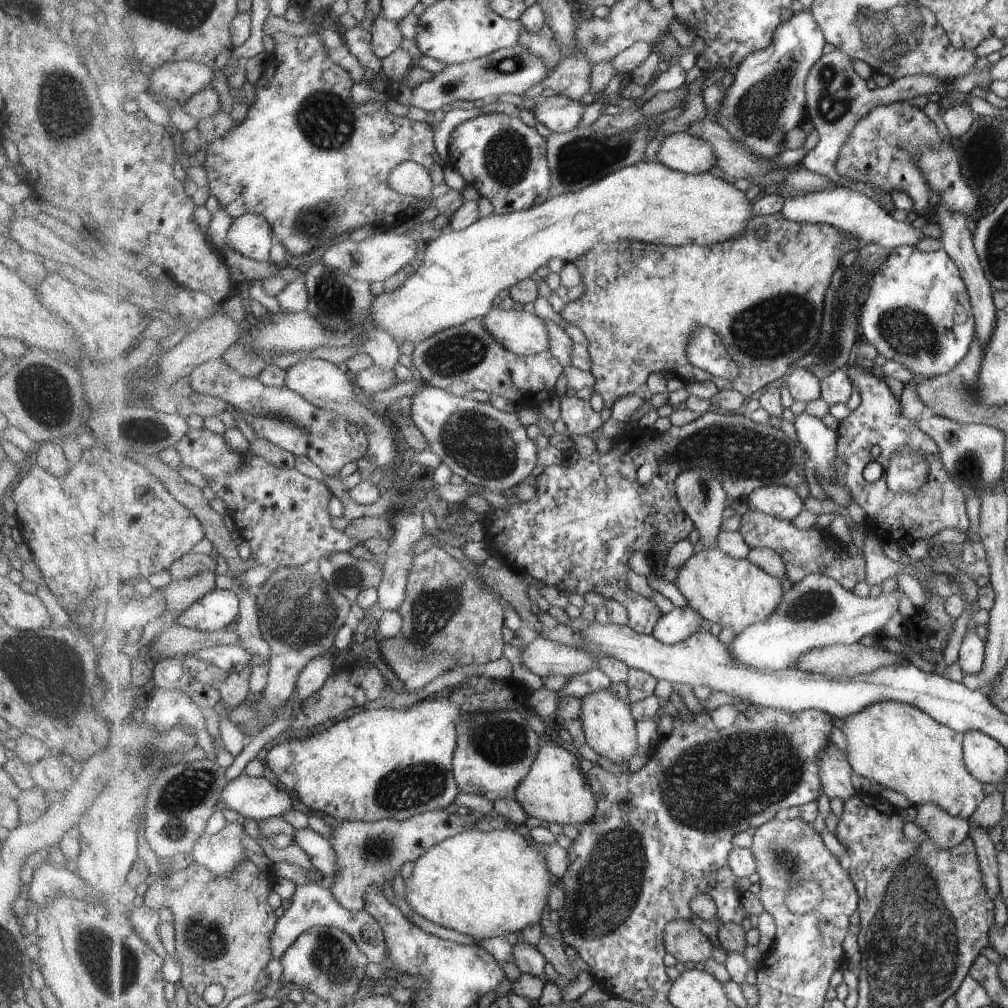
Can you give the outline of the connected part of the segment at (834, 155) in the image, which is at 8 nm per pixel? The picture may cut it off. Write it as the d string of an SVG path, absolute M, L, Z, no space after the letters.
M829 49L822 56L821 60L811 68L809 78L805 82L805 90L807 90L807 98L809 98L809 114L817 128L819 142L813 150L803 156L799 163L807 169L813 170L813 172L829 176L837 186L841 184L845 188L853 188L857 192L863 192L863 194L871 196L873 200L877 200L889 212L889 208L892 207L893 203L888 192L881 195L875 194L871 184L843 178L837 172L839 152L841 152L843 144L847 142L847 138L851 136L851 132L857 126L857 122L863 116L867 116L867 112L871 112L879 104L891 104L891 102L901 102L901 100L911 101L919 96L928 96L930 94L937 94L943 97L951 94L951 92L969 93L975 86L989 85L991 82L993 82L993 76L991 76L991 70L988 69L963 78L957 78L951 84L947 80L935 78L935 76L929 76L929 74L917 74L915 76L894 79L886 87L876 87L871 90L867 86L867 79L865 80L863 76L859 76L857 70L853 68L851 56L847 56L841 50Z

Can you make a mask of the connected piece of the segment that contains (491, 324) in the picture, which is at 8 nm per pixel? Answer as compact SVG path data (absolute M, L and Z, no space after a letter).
M495 306L490 314L480 318L489 334L513 354L529 356L550 350L549 327L545 319L529 312L503 310Z

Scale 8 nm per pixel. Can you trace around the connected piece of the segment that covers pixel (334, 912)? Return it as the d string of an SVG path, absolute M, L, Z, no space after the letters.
M278 862L274 867L276 877L281 877L290 880L294 883L295 890L292 894L291 904L284 914L277 918L275 924L275 932L273 932L273 940L271 940L271 948L273 948L273 960L281 960L281 956L285 954L285 950L289 948L305 930L313 928L313 926L339 928L351 934L356 939L361 950L367 956L370 962L381 964L387 954L389 954L389 946L384 937L383 928L377 919L366 912L350 911L343 908L337 898L333 896L331 889L323 888L320 882L313 882L307 878L307 872L301 866L289 864L289 862Z

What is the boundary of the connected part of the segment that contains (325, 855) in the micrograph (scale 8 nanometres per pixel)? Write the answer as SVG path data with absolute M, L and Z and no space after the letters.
M310 828L297 829L294 833L294 844L305 852L317 870L330 877L339 872L337 850L333 848L333 844L327 838L323 838L321 834Z

